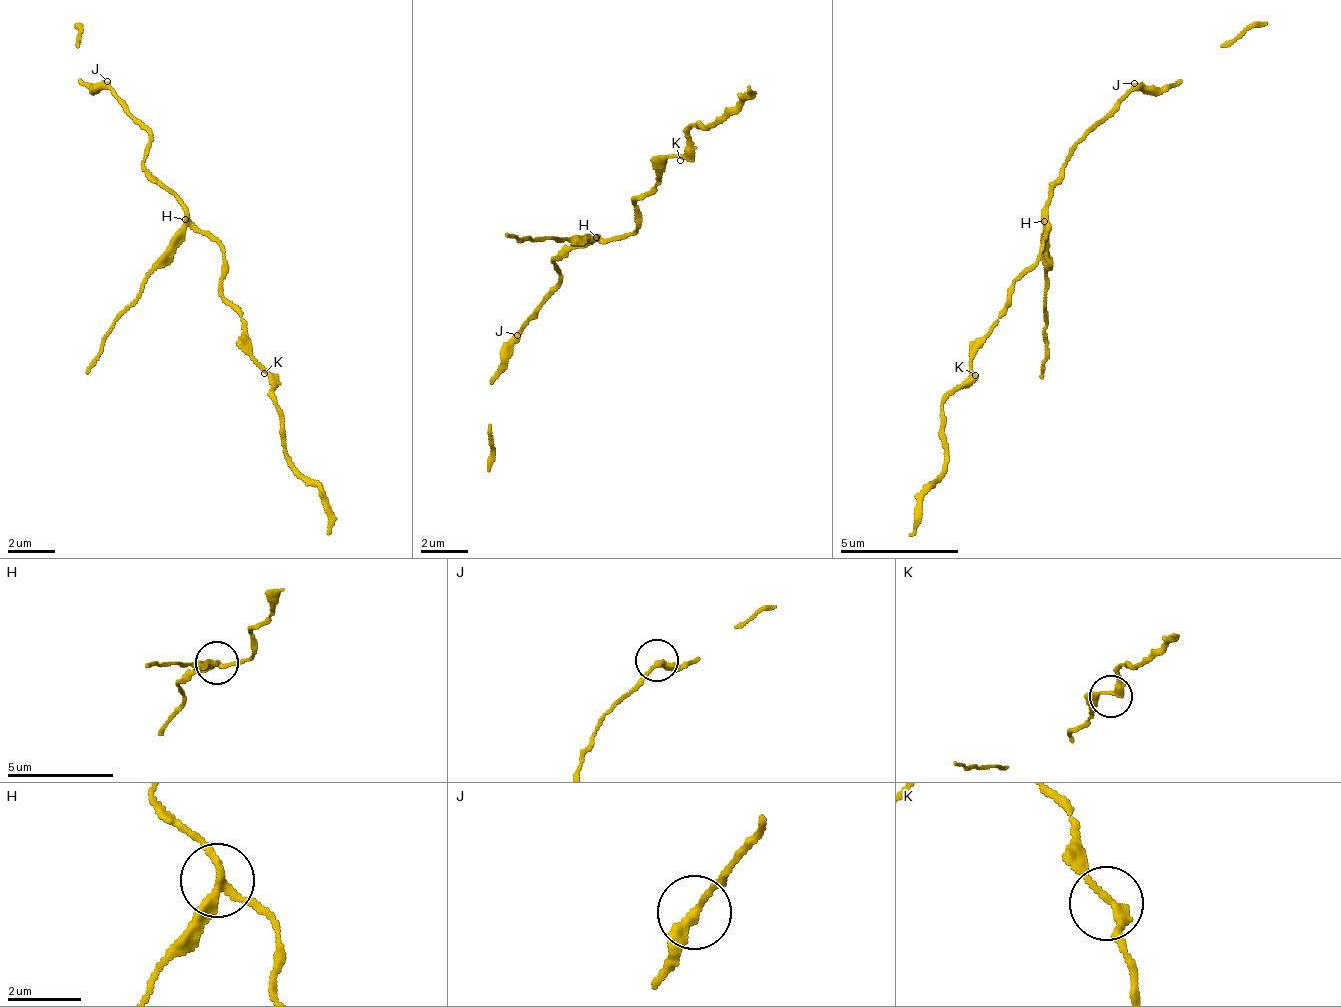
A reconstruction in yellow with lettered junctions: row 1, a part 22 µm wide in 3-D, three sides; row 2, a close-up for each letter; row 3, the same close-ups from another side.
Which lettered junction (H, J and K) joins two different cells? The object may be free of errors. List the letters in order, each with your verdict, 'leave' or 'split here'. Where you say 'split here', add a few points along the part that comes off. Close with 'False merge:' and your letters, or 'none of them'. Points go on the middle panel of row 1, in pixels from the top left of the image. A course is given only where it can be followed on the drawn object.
H: split here | (595, 236), (508, 237)
J: leave
K: leave
False merge: H

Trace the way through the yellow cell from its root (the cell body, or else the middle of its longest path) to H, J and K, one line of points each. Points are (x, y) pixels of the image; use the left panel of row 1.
H: (213, 239), (195, 233), (183, 221)
J: (213, 239), (146, 168), (146, 145), (151, 133), (127, 110), (107, 81)
K: (213, 239), (225, 256), (226, 280), (220, 291), (239, 315), (240, 338), (252, 349), (264, 373)

